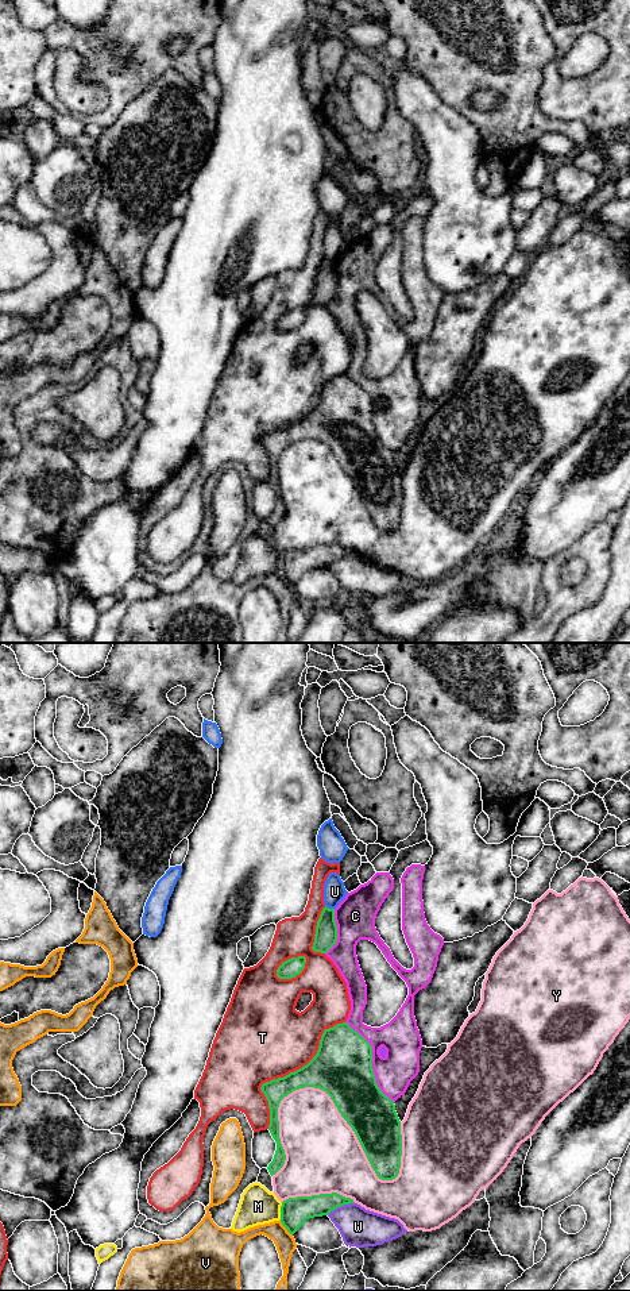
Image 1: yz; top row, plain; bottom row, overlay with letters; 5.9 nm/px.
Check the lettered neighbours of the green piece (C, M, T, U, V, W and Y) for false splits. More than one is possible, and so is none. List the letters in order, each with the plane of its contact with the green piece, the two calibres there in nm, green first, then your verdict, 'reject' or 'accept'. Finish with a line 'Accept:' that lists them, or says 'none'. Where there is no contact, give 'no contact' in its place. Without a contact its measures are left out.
C: contact in yz; calibres 360 and 220 nm; reject
M: contact in yz; calibres 170 and 220 nm; reject
T: contact in yz; calibres 260 and 480 nm; reject
U: contact in yz; calibres 140 and 130 nm; reject
V: contact in yz; calibres 170 and 120 nm; reject
W: contact in yz; calibres 150 and 220 nm; reject
Y: contact in yz; calibres 360 and 420 nm; reject
Accept: none

